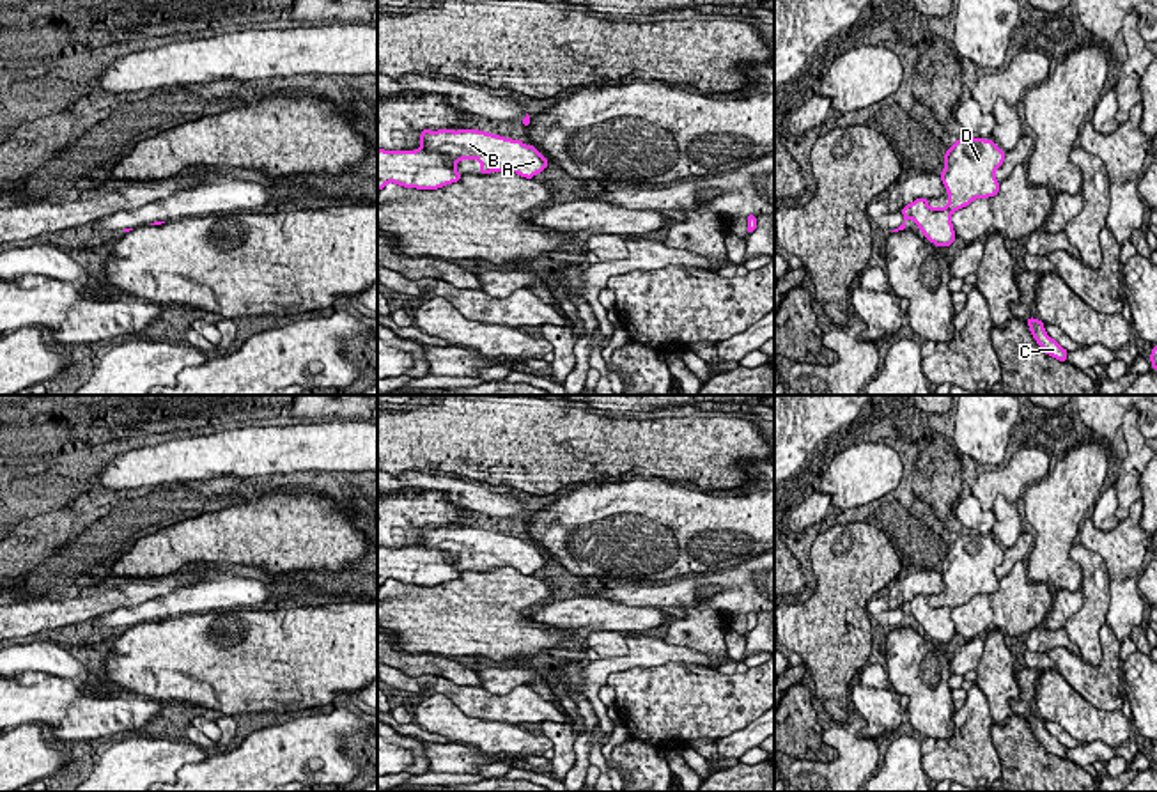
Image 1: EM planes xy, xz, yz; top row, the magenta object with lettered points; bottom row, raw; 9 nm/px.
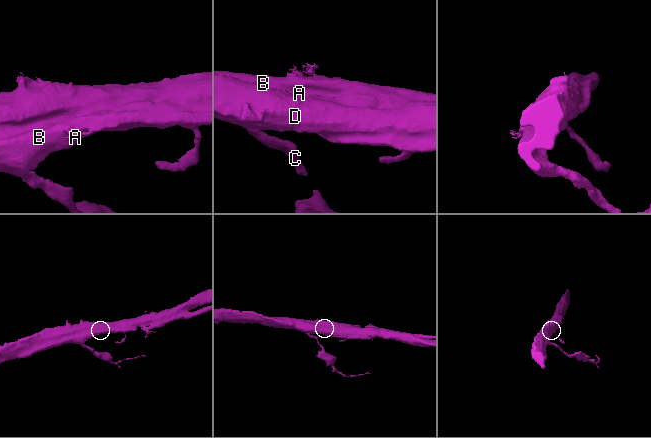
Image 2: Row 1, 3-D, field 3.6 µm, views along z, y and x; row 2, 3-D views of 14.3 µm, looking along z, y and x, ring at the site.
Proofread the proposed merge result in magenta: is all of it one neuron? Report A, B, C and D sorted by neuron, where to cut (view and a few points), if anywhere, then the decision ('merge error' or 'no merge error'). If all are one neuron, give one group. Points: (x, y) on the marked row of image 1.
A B C D; no cut; no merge error

